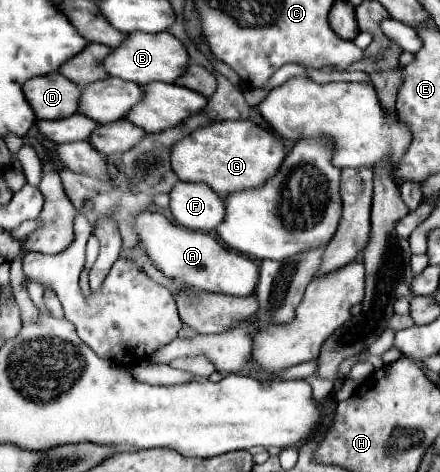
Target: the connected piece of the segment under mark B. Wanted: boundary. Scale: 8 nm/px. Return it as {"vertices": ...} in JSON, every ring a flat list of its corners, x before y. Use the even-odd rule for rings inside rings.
{"vertices":[[134,31,128,35,124,45,114,49,104,59,104,67,112,77,120,77,124,81,134,81,138,85,148,85,154,81,174,83,186,71,188,61,190,61,190,55,188,55,186,47,172,33,168,33,168,31,166,33]]}

